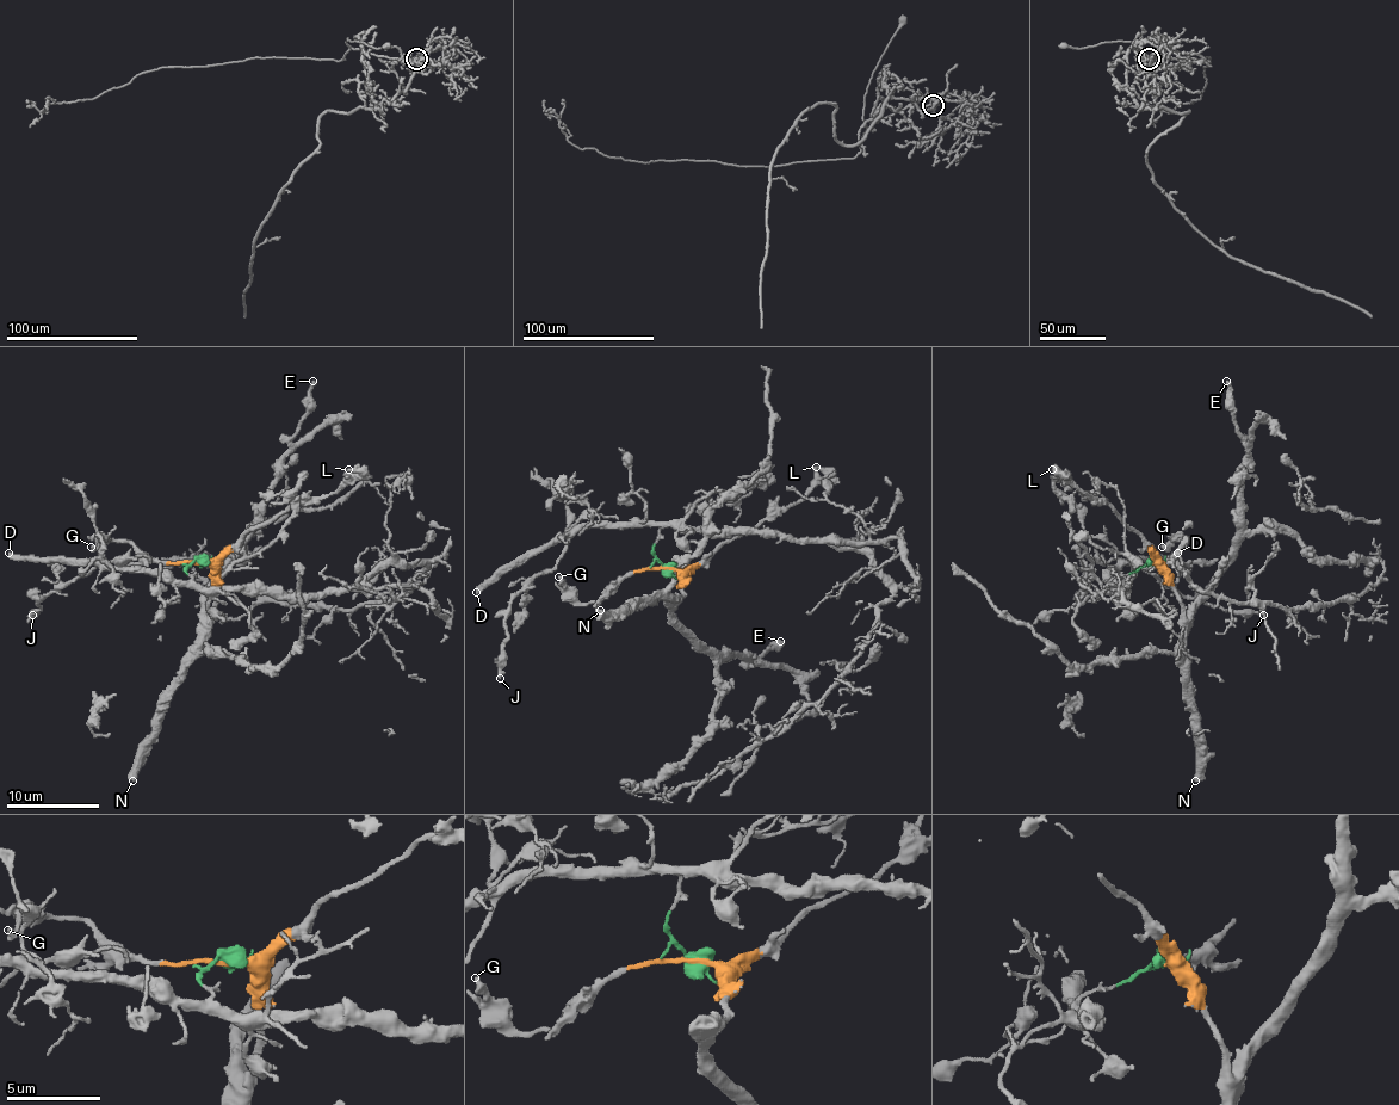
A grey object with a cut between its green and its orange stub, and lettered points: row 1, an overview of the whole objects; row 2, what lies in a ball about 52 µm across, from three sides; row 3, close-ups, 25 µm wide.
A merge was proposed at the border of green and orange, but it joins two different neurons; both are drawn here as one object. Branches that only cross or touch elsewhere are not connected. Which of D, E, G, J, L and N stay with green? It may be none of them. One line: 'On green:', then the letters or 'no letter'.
On green: D, J

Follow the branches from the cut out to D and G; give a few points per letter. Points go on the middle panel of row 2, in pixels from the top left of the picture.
D: (669, 568), (655, 556), (652, 547), (660, 529), (652, 524), (576, 526), (507, 563), (477, 593)
G: (669, 568), (627, 572), (595, 603), (581, 603), (558, 576)

